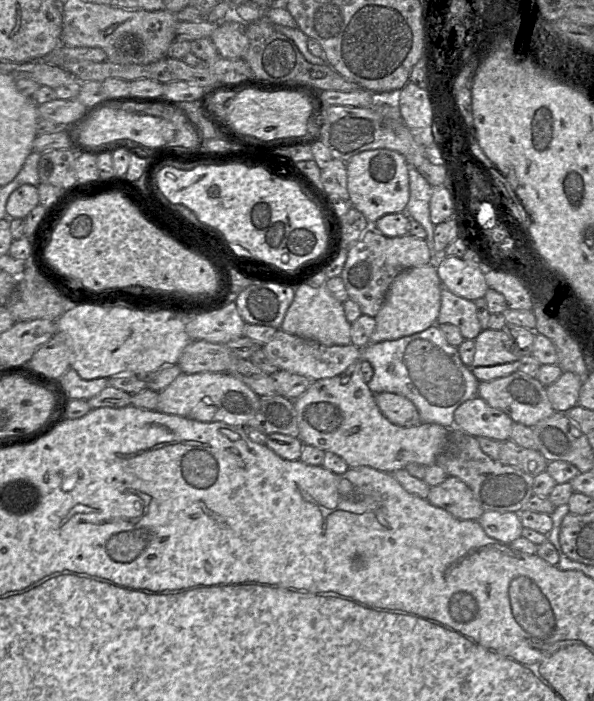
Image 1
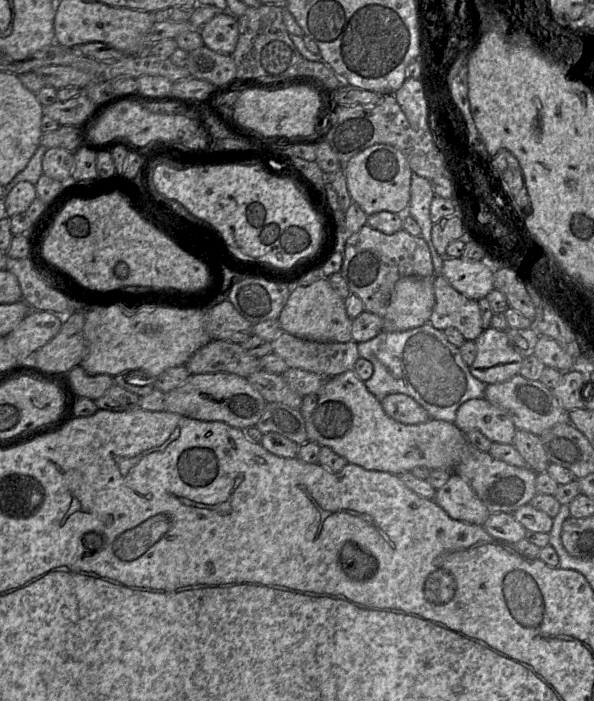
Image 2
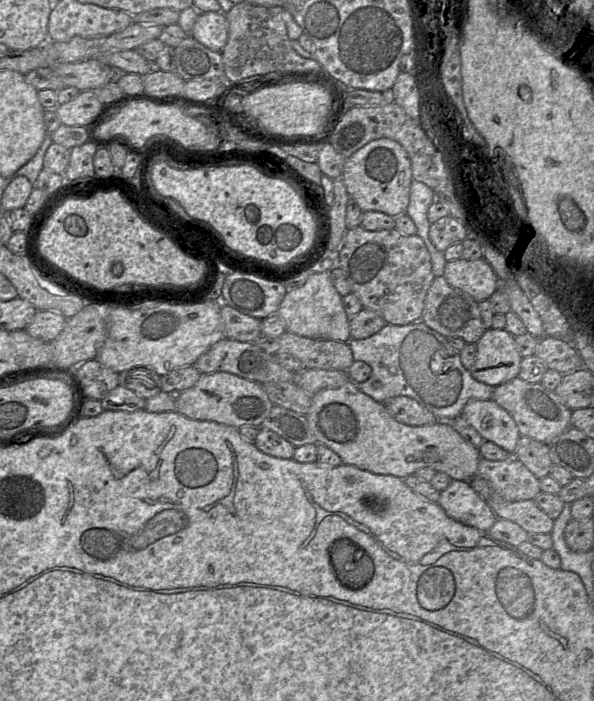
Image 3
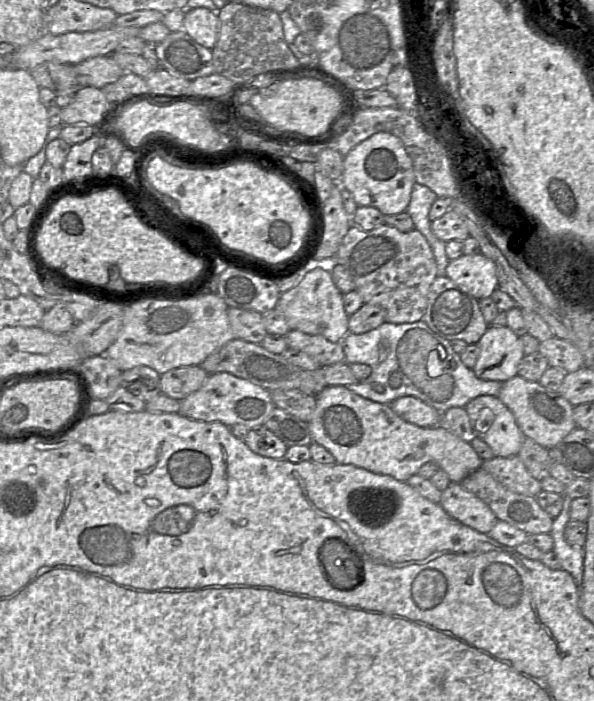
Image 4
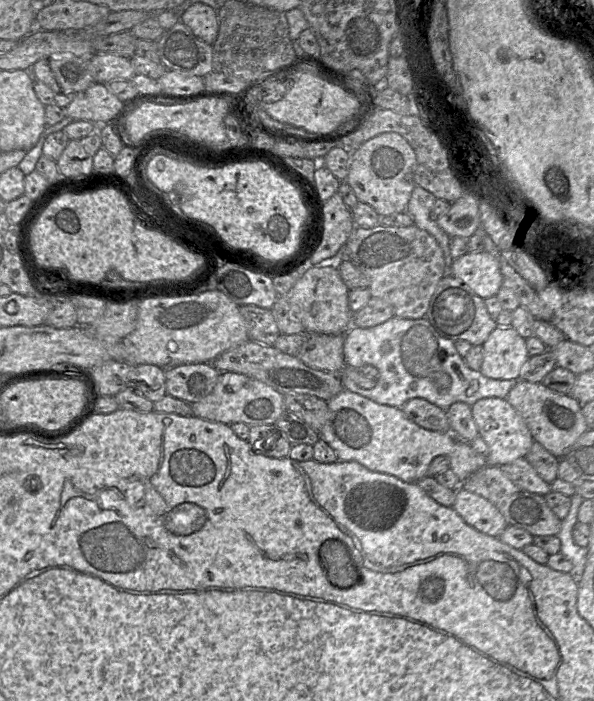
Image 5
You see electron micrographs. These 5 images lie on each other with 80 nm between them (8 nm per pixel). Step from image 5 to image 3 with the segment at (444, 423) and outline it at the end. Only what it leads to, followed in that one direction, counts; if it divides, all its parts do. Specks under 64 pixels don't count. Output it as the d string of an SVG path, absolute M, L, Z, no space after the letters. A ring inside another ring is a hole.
M408 396L394 397L384 405L396 421L405 425L425 426L437 421L427 408Z

